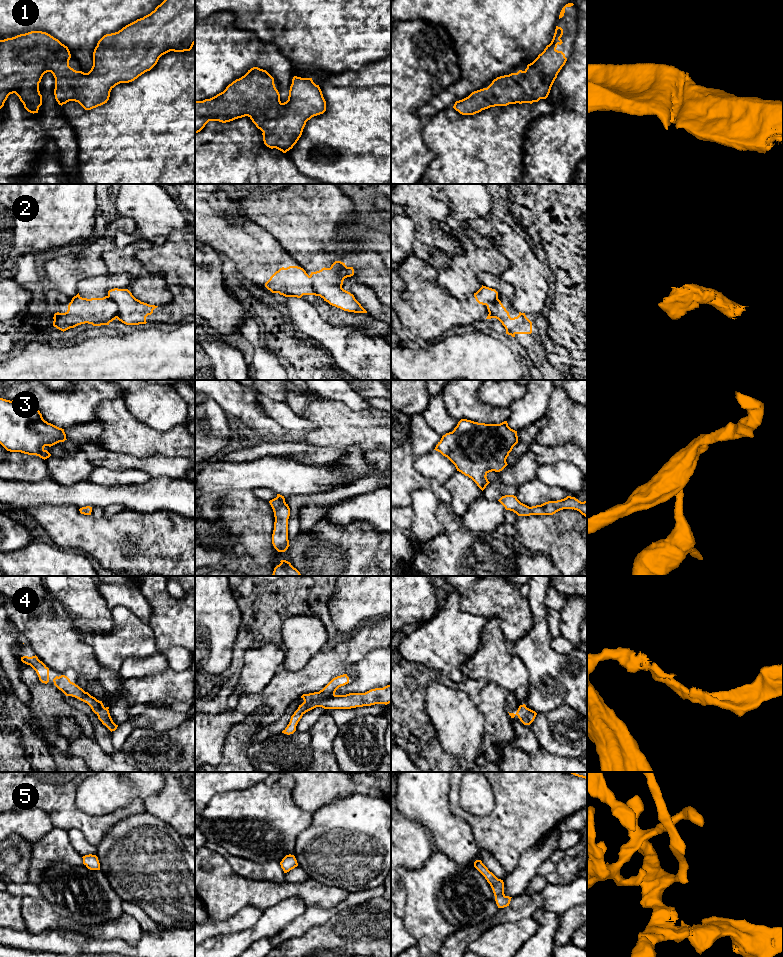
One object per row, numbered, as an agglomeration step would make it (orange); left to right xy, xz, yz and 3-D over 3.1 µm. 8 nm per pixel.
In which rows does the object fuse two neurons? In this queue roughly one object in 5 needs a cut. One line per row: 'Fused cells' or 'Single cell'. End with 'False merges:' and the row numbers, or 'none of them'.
1: Single cell
2: Fused cells
3: Single cell
4: Single cell
5: Single cell
False merges: 2

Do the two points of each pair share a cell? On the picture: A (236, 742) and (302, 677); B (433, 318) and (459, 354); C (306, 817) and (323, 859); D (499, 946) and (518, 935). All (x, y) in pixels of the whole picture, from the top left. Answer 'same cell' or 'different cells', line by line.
A: different cells
B: different cells
C: different cells
D: same cell

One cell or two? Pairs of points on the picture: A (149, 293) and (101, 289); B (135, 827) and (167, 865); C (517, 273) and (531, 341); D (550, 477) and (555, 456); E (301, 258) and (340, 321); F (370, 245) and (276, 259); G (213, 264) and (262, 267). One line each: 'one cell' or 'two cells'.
A: two cells
B: one cell
C: two cells
D: two cells
E: two cells
F: two cells
G: two cells

